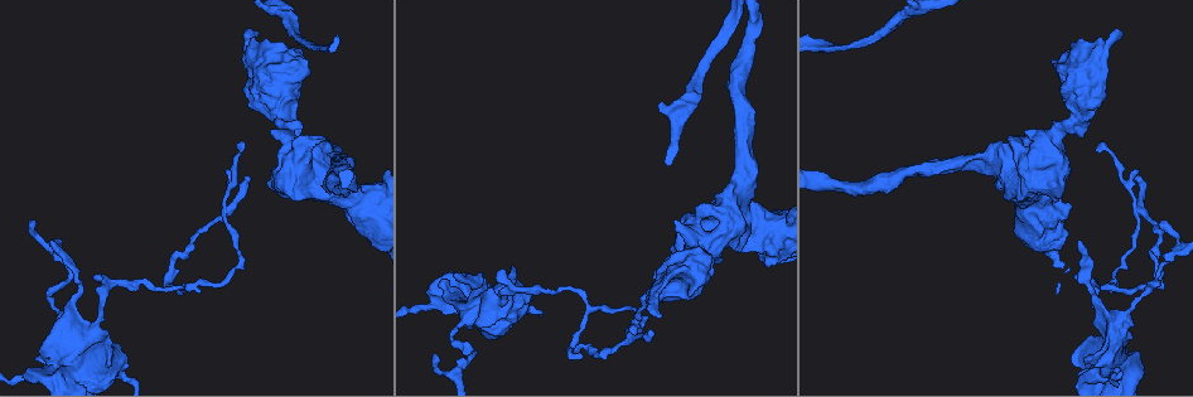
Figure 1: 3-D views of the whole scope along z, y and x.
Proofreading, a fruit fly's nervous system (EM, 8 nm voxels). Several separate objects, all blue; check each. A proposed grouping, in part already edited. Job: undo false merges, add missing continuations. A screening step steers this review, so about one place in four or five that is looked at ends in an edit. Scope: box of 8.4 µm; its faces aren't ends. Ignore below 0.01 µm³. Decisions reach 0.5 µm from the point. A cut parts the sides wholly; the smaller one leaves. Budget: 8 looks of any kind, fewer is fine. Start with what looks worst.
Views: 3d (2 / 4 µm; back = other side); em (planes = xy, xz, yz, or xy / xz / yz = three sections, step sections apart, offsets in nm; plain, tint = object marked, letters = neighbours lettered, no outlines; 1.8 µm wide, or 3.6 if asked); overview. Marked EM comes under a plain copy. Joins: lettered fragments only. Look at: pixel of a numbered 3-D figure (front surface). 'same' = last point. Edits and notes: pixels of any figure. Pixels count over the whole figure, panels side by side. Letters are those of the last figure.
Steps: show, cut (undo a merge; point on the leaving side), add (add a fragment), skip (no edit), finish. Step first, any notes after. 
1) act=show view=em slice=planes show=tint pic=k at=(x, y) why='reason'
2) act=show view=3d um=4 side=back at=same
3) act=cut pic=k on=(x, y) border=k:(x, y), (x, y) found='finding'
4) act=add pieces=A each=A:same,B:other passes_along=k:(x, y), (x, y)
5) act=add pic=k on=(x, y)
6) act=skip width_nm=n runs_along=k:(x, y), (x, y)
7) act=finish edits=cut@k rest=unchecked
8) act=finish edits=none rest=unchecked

act=show view=3d um=2 pic=1 at=(694, 244) why='sharp bend'

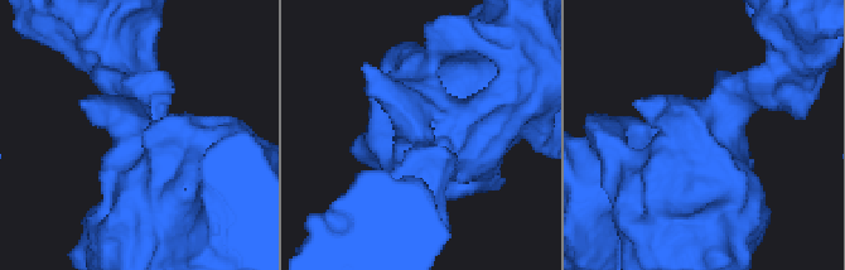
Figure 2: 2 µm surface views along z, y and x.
act=show view=em um=3.6 slice=planes show=tint pic=2 at=(703, 126)

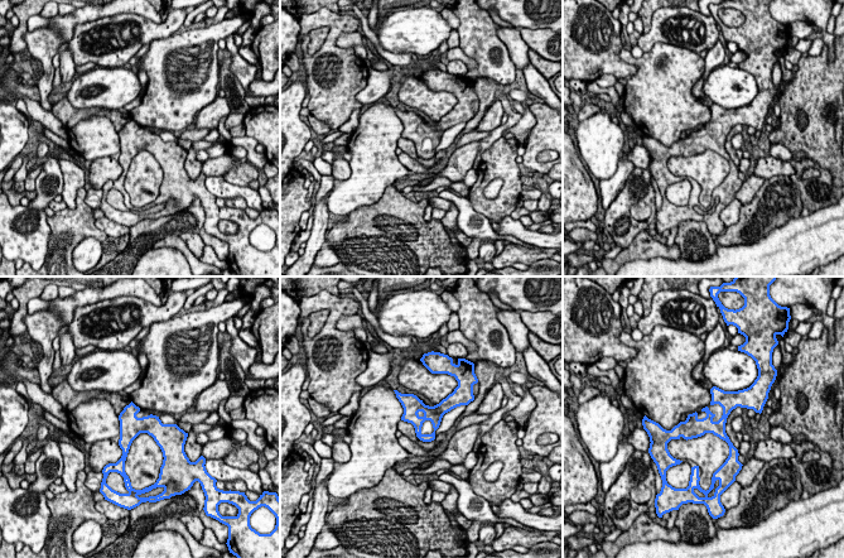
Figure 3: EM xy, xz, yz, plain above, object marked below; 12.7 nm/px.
act=show view=em um=3.6 slice=planes show=letters at=same

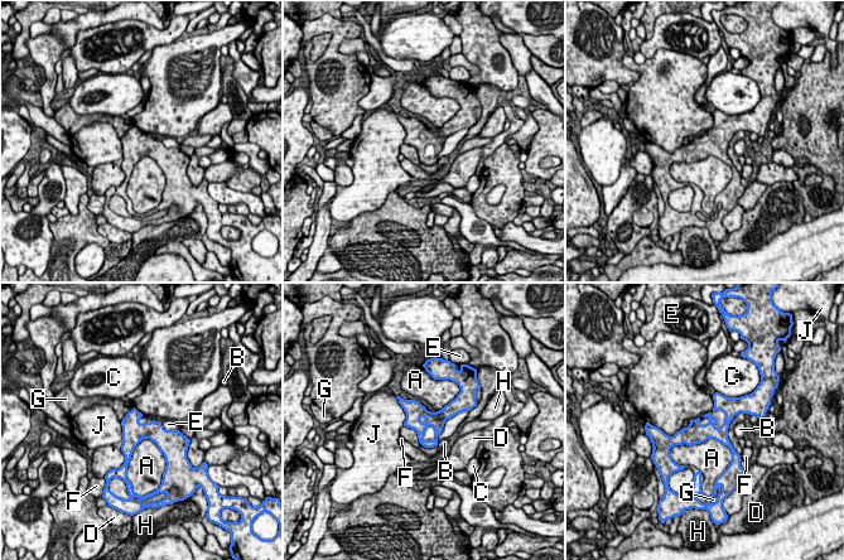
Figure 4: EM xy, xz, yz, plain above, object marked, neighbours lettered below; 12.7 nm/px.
act=skip longest_contact=G:550nm each=A:other,B:other,C:other,D:other,E:other,F:other,G:other,H:other,J:other runs_along=4:(734, 401), (718, 431), (675, 440) found='all the same neuron'

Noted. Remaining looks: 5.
act=show view=em slice=xz step=8 show=letters pic=1 at=(591, 309) why='a fork'

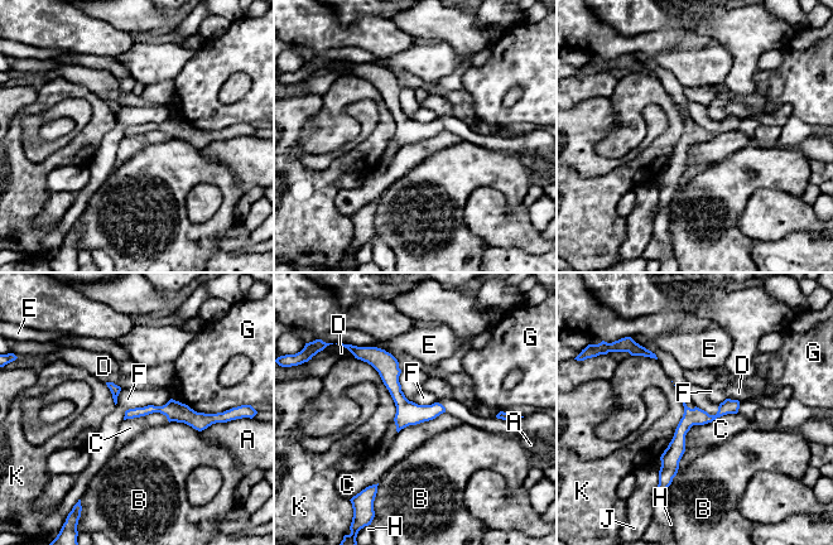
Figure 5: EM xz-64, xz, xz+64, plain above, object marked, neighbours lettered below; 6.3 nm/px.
act=skip each=A:other,B:other,C:other,D:other,E:other,F:other,G:other,H:other,J:other,K:other runs_along=5:(735, 403), (682, 429), (663, 480) found='continuous, no second neuron'

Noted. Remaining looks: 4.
act=show view=em um=3.6 slice=planes show=letters pic=1 at=(458, 370)

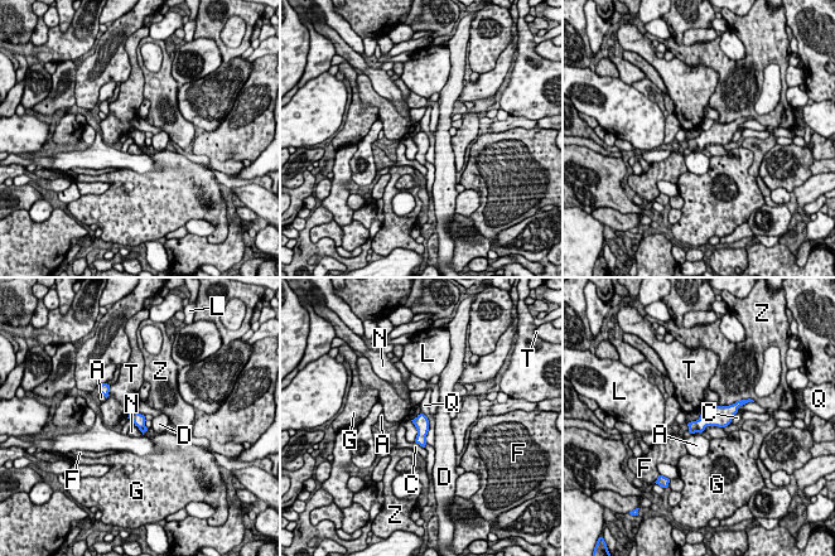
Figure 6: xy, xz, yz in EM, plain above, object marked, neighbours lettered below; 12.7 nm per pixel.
act=skip each=A:other,C:other,D:other,F:other,G:other,L:other,N:other,Q:other,T:other,Z:other border=6:(421, 412), (428, 420), (426, 443) found='continuous, no second neuron'

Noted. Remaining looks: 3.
act=finish edits=none rest=unchecked

